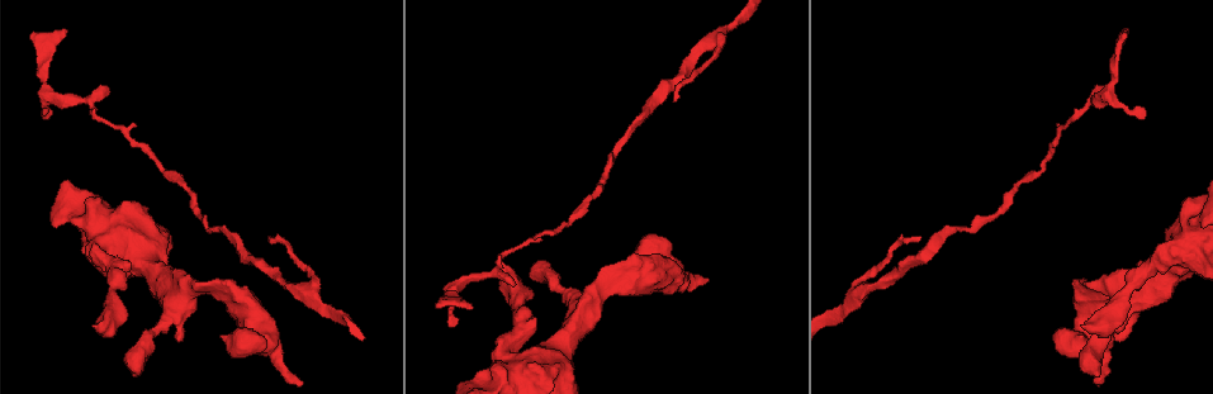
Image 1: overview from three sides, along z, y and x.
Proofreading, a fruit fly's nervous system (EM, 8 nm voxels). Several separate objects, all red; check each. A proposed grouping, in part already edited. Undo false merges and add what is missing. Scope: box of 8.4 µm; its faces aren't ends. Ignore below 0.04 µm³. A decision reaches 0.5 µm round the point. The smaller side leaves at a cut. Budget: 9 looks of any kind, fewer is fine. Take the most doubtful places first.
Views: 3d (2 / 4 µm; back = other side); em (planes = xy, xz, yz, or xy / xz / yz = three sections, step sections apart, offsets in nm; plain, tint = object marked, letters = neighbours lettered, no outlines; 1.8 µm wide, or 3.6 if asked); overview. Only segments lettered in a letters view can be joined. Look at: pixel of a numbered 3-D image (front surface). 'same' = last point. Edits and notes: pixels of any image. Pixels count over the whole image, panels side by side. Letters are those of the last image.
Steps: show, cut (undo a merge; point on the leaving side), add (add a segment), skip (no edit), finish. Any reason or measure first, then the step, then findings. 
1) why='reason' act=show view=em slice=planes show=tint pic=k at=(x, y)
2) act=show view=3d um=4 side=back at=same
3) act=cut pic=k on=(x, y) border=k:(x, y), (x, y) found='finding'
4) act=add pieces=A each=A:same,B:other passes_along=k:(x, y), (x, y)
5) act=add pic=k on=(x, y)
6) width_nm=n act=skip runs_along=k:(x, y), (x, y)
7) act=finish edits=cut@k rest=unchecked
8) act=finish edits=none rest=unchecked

why='tapers out' act=show view=3d um=4 pic=1 at=(470, 305)

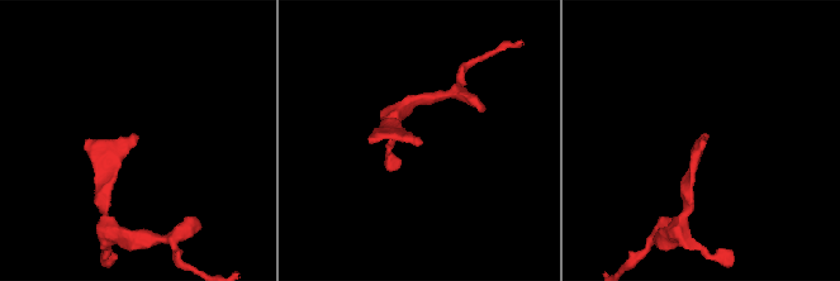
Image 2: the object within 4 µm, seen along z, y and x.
why='now the EM' act=show view=em slice=yz step=8 show=letters pic=2 at=(138, 136)

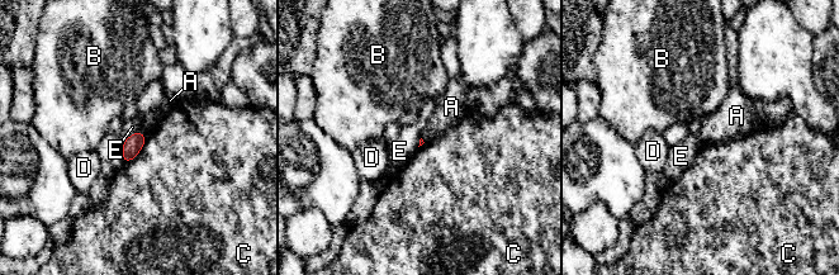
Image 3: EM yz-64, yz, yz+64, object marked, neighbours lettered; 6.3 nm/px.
why='another direction' act=show view=em slice=planes show=letters at=same

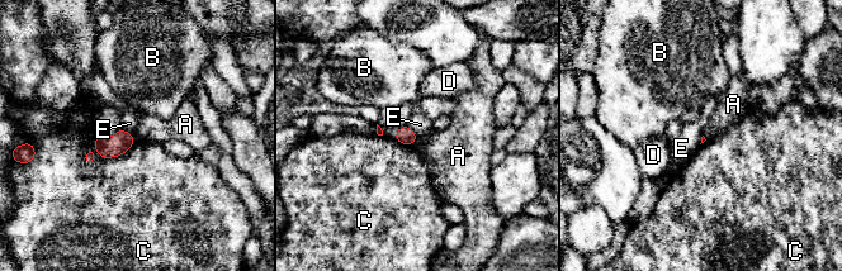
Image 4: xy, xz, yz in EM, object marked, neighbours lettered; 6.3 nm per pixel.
act=skip each=A:other,B:other,C:other,D:other,E:other border=4:(122, 128), (135, 141) found='no lettered segment goes on from it'

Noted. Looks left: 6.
why='long arm stops here' act=show view=3d um=2 pic=1 at=(94, 325)

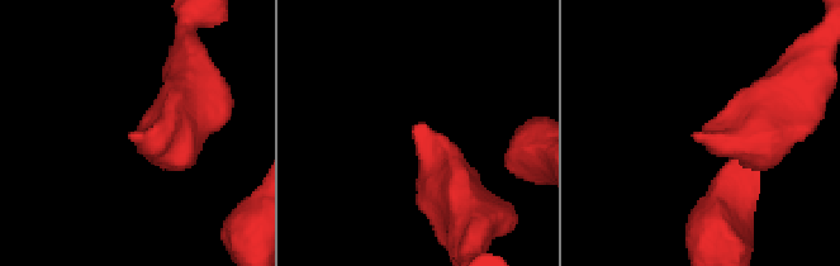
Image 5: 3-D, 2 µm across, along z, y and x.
why='need the tissue' act=show view=em um=3.6 slice=planes show=plain pic=5 at=(412, 127)

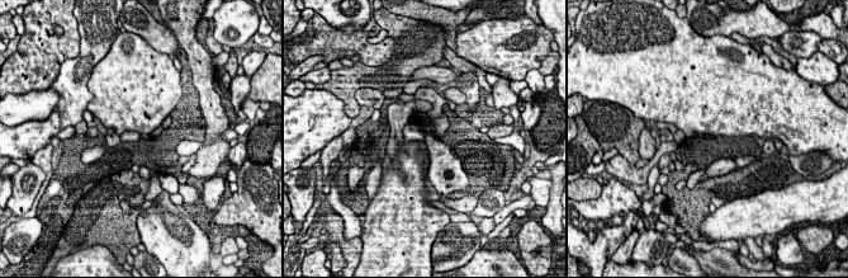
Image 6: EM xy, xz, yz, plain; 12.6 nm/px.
act=show view=em um=3.6 slice=planes show=letters at=same

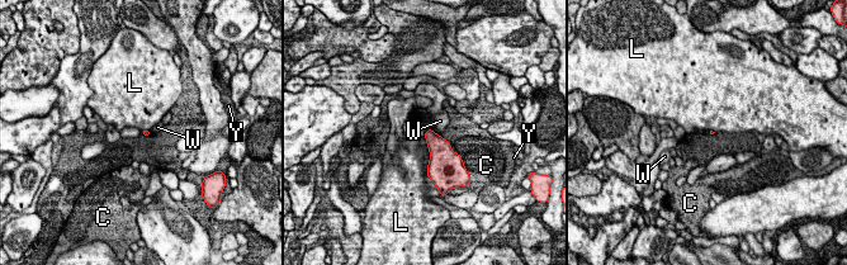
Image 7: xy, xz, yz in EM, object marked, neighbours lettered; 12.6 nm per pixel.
act=skip each=C:other,L:other,W:other,Y:other border=7:(426, 146), (429, 151), (427, 166) found='no lettered segment goes on from it'

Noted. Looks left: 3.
act=show view=em slice=yz step=4 show=tint pic=1 at=(1143, 119)

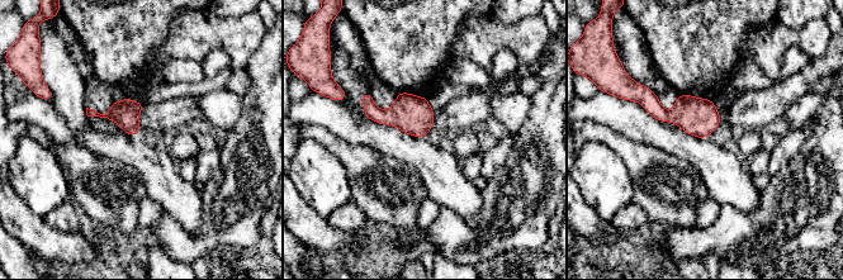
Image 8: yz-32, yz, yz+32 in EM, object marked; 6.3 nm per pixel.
act=show view=em slice=planes show=letters at=same

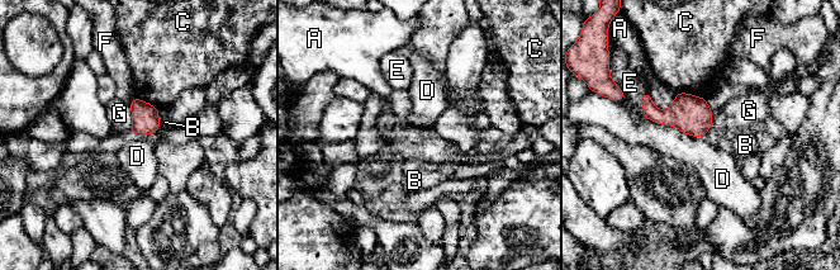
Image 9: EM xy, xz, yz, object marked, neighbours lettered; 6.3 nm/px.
act=skip each=A:other,B:other,C:other,D:other,E:other,F:other,G:other border=9:(644, 117), (703, 137) found='no lettered segment goes on from it'

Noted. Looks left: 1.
why='sudden change in width' act=show view=em um=3.6 slice=planes show=letters pic=1 at=(506, 363)

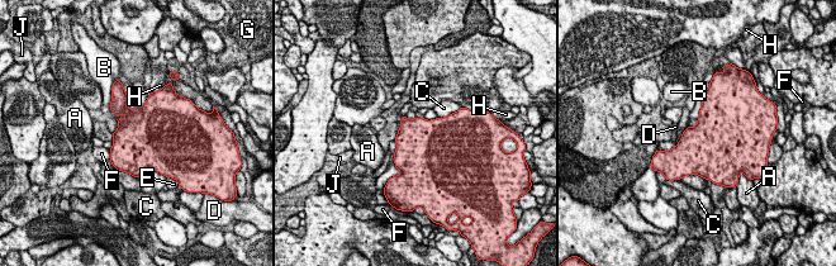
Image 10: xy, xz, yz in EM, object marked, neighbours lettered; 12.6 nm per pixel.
act=skip each=A:other,B:other,C:other,D:other,E:other,F:other,G:other,H:other,J:other border=10:(454, 112), (437, 118) found='all the same neuron'

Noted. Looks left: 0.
act=finish edits=none rest=unchecked

